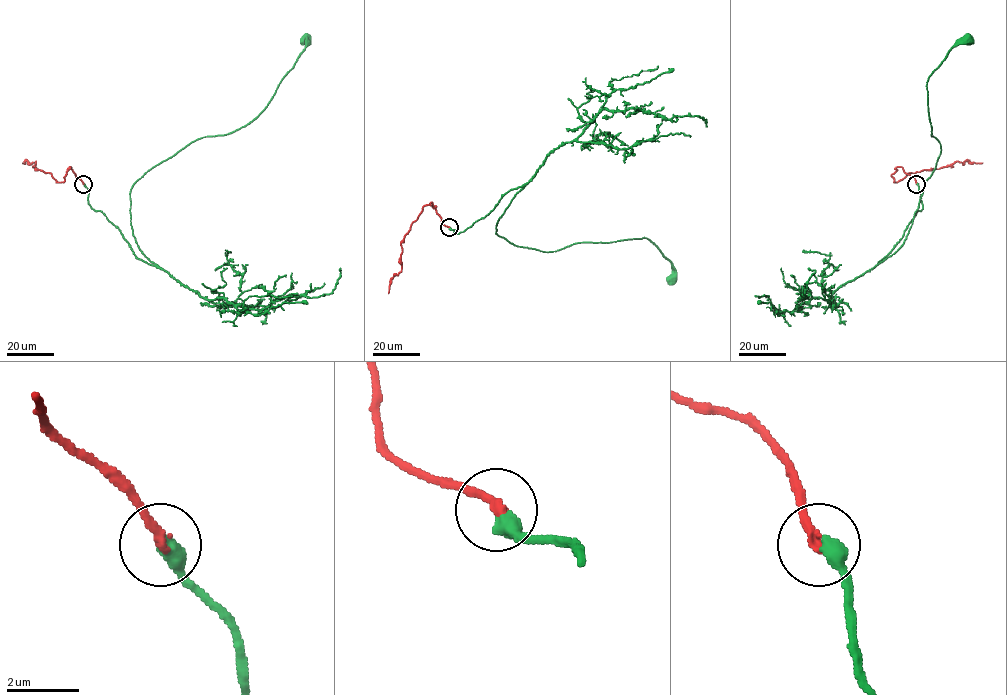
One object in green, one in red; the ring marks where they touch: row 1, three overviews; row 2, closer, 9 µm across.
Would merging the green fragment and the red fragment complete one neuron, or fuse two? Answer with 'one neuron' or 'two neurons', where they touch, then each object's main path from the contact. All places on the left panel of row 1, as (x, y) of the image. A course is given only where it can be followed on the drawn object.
one neuron; place (83, 184); course green (83, 183), (92, 208), (138, 258), (156, 265), (135, 242), (132, 185), (195, 141), (250, 123), (306, 37); course red (83, 183), (70, 167), (64, 180), (57, 182), (51, 173), (35, 169), (35, 161), (22, 163)

